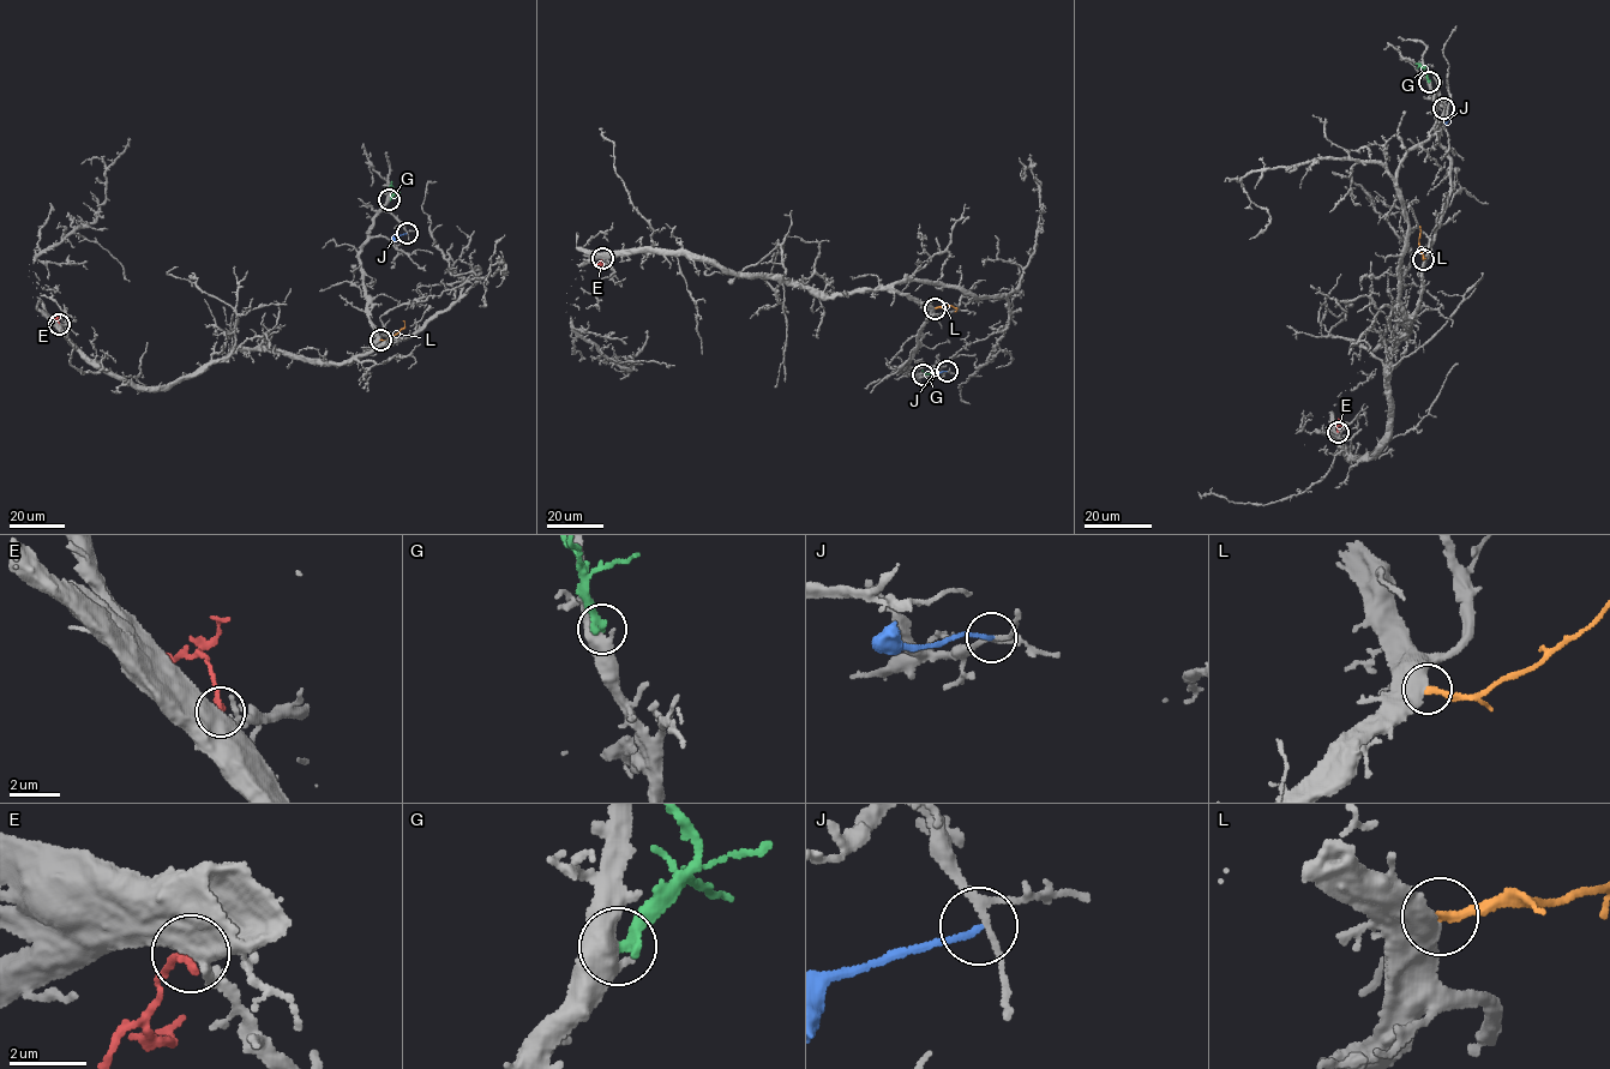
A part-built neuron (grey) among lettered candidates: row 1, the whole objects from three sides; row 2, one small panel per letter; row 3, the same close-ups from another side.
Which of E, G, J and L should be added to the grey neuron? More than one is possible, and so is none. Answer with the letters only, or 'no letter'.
E

